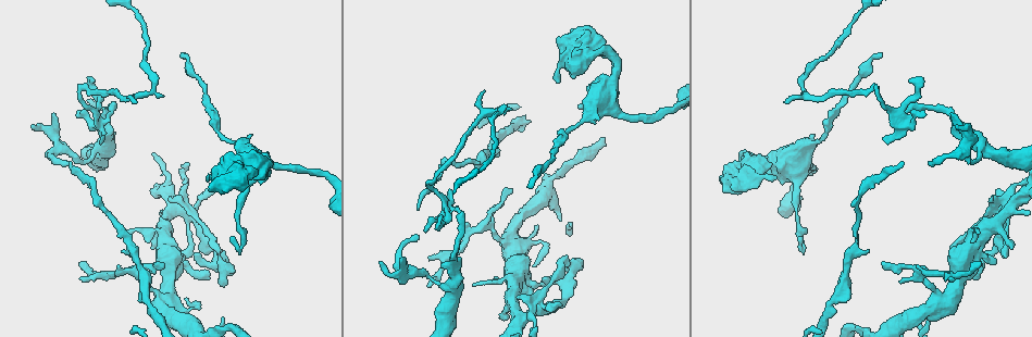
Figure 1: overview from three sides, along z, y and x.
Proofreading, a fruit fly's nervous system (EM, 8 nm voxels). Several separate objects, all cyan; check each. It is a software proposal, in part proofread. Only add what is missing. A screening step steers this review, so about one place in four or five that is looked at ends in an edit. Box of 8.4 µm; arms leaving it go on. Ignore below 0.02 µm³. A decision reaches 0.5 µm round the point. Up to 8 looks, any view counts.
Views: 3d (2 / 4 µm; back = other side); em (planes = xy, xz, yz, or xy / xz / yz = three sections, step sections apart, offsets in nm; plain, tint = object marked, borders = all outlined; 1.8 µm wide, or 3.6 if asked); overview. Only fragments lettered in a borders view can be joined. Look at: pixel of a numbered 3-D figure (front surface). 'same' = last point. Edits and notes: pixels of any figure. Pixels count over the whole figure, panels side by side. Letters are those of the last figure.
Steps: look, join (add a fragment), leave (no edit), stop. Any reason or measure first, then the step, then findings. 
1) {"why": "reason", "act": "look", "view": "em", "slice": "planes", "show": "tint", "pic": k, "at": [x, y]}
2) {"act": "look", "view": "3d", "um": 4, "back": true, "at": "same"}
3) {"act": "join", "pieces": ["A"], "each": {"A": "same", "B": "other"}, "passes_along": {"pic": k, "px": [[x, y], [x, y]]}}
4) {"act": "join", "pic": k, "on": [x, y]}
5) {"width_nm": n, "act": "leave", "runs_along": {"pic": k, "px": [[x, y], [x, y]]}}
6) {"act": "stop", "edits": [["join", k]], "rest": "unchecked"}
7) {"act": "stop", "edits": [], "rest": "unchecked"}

{"why": "an open end", "act": "look", "view": "3d", "um": 4, "pic": 1, "at": [979, 233]}

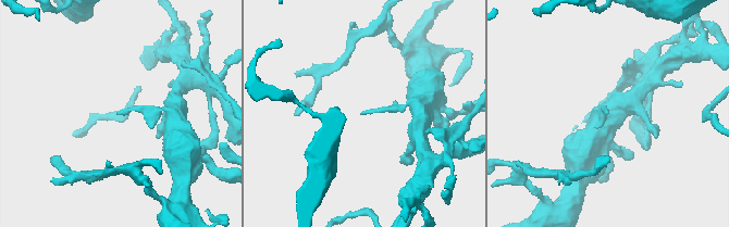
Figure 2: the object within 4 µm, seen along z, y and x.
{"why": "now the EM", "act": "look", "view": "em", "slice": "planes", "show": "borders", "pic": 2, "at": [116, 113]}

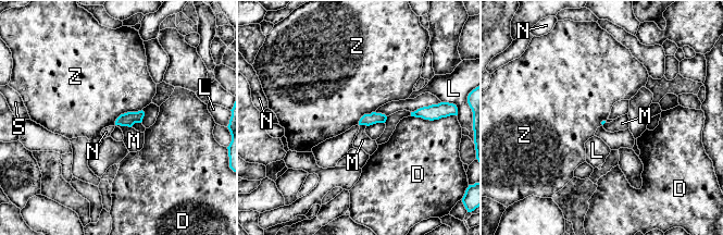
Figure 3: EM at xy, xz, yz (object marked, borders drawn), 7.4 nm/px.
{"act": "leave", "each": {"D": "other", "L": "other", "M": "other", "N": "other", "S": "other", "Z": "other"}, "border": {"pic": 3, "px": [[141, 109], [122, 113], [114, 124]]}, "found": "none of them fits"}

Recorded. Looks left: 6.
{"why": "end of a long branch", "act": "look", "view": "3d", "um": 4, "pic": 1, "at": [903, 164]}

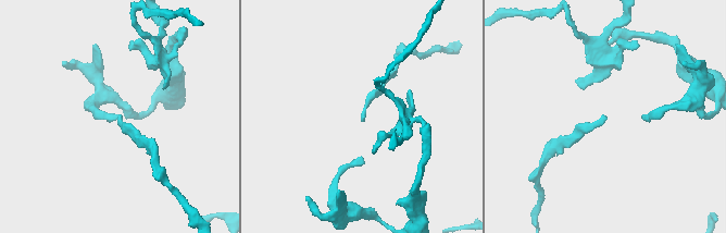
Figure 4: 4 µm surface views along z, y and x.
{"why": "shape alone is not enough", "act": "look", "view": "em", "slice": "xz", "step": 16, "show": "plain", "pic": 4, "at": [117, 118]}

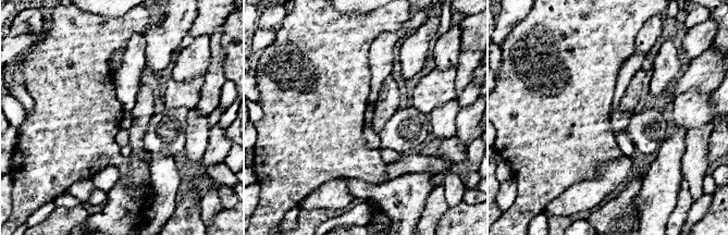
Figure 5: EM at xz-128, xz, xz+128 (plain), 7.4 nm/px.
{"why": "see the neighbours", "act": "look", "view": "em", "slice": "xz", "step": 16, "show": "borders", "at": "same"}

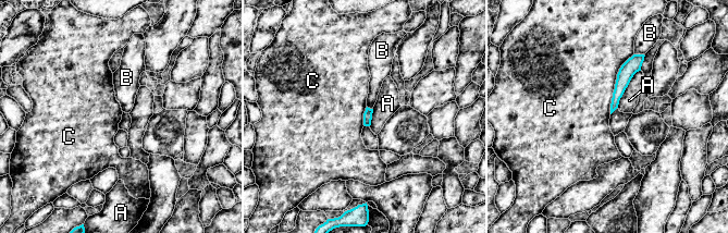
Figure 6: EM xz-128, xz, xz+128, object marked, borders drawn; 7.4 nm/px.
{"act": "leave", "each": {"A": "other", "B": "other", "C": "other"}, "border": {"pic": 6, "px": [[633, 53], [619, 69], [609, 113]]}, "found": "no lettered fragment goes on from it"}

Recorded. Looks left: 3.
{"why": "sharp bend", "act": "look", "view": "em", "slice": "xy", "step": 16, "show": "tint", "pic": 1, "at": [609, 108]}

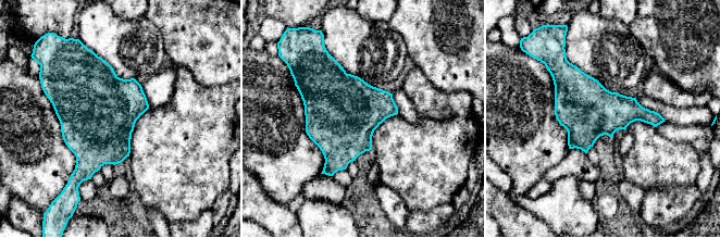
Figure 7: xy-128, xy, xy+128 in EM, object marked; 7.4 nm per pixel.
{"why": "cut it another way", "act": "look", "view": "em", "slice": "planes", "show": "borders", "at": "same"}

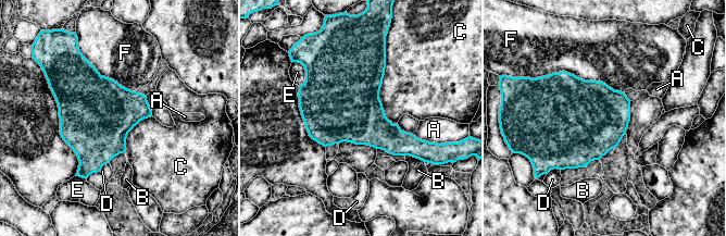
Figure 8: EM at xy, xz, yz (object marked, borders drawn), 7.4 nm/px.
{"act": "leave", "each": {"A": "other", "B": "other", "C": "other", "D": "other", "E": "other", "F": "other"}, "border": {"pic": 8, "px": [[386, 47], [379, 100], [397, 124]]}, "found": "no lettered fragment goes on from it"}

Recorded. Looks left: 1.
{"act": "stop", "edits": [], "rest": "unchecked"}

